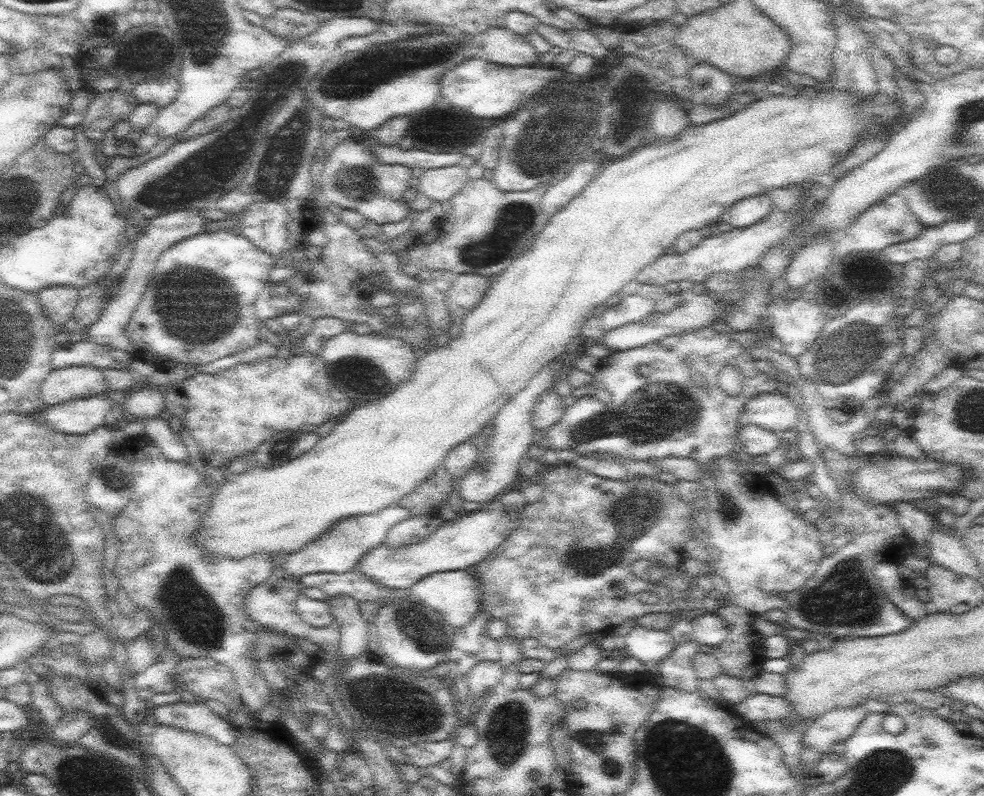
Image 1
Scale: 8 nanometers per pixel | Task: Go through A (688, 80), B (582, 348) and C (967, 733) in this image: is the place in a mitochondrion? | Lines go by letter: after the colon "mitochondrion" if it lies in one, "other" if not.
A: other
B: other
C: other

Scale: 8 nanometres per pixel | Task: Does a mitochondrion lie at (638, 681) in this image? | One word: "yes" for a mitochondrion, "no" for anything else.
no

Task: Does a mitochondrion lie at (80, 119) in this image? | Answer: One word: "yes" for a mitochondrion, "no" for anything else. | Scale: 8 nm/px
no

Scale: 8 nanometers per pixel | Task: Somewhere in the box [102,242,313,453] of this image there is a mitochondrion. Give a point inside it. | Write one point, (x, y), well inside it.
(197, 306)

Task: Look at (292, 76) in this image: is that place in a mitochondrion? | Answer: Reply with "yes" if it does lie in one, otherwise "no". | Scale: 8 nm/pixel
yes

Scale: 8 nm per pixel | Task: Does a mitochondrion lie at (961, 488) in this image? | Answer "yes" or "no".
no

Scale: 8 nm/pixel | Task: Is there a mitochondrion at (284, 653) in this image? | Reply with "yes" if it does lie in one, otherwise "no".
no

